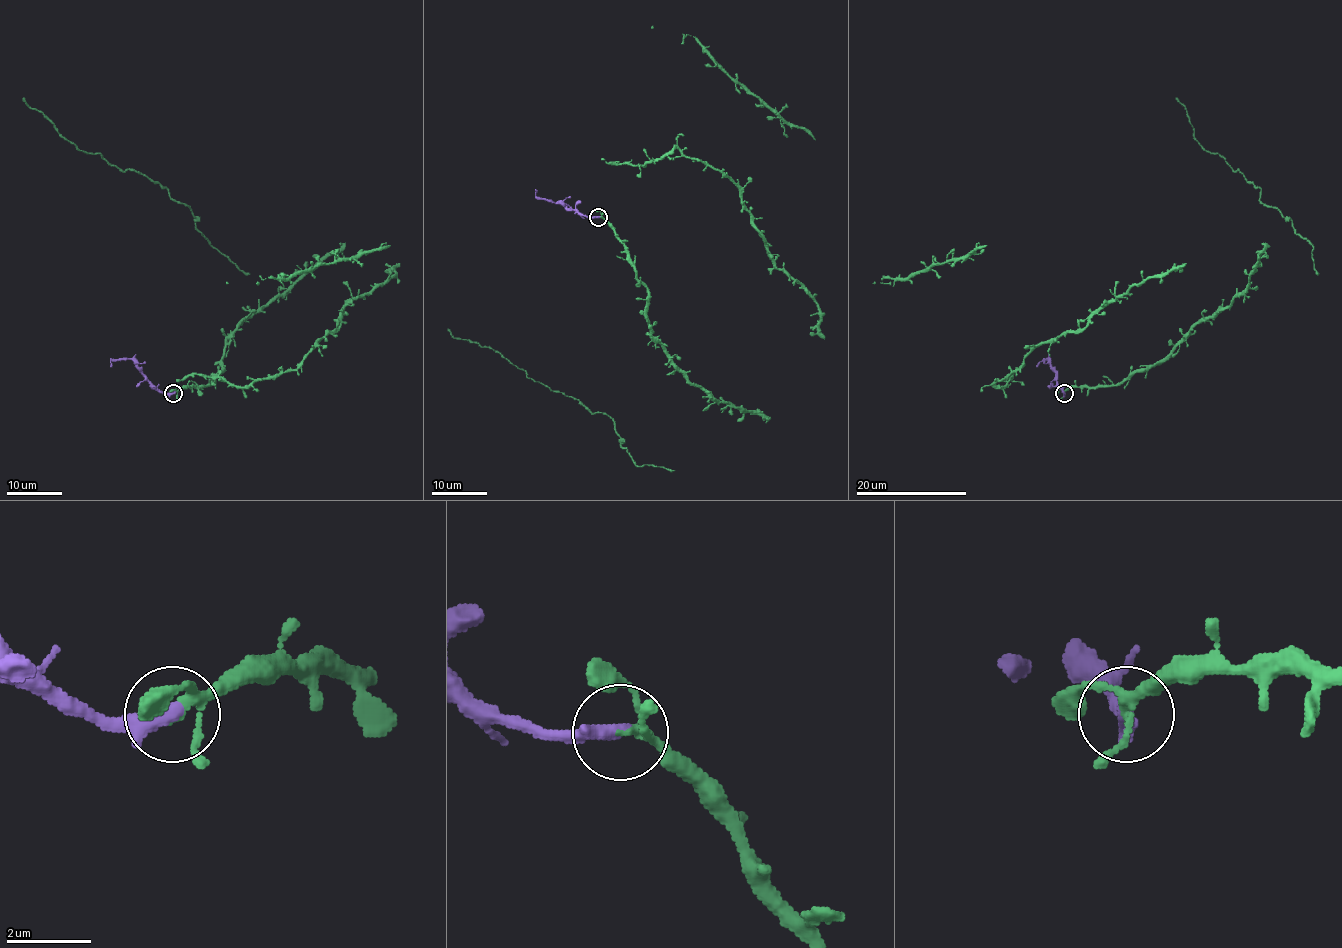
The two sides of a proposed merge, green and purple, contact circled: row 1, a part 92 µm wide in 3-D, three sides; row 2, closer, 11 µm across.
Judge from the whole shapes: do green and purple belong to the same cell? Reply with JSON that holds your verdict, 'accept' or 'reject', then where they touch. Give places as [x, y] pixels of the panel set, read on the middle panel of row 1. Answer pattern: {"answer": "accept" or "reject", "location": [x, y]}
{"answer": "accept", "location": [598, 217]}

